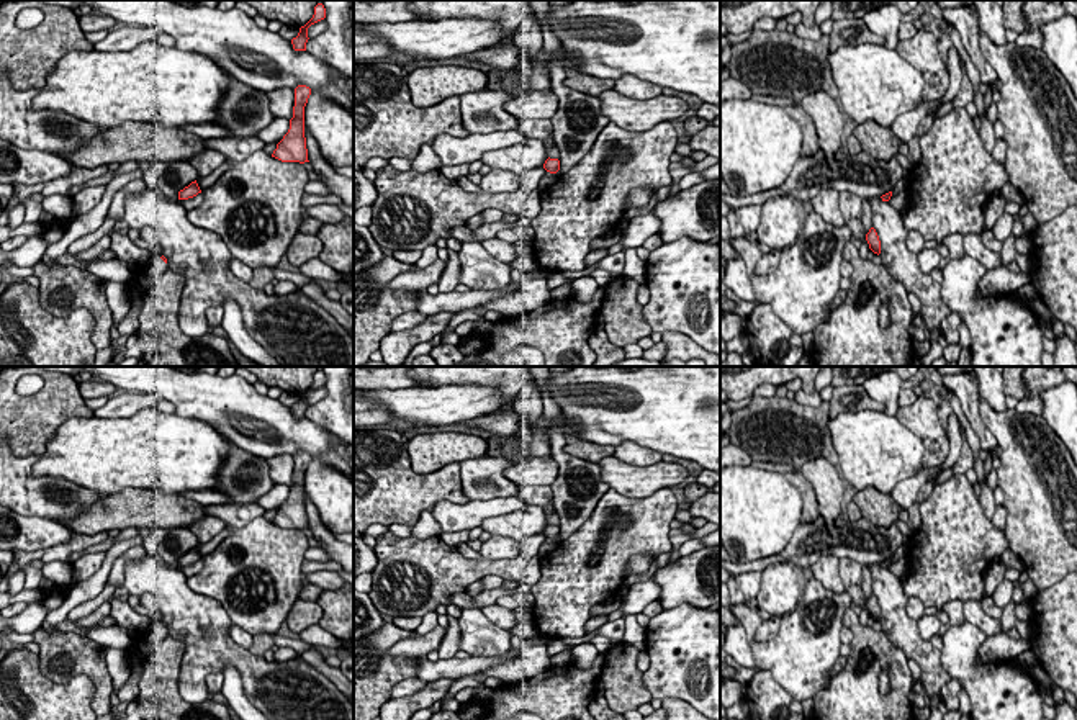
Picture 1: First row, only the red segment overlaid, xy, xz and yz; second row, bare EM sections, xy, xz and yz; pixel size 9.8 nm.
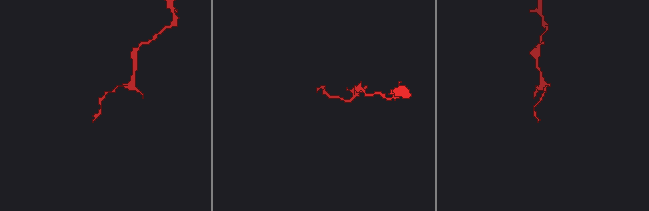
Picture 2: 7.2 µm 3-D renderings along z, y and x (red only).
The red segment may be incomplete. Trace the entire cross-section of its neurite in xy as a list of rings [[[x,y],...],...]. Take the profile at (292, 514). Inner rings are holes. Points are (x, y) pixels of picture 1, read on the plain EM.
[[[298,452],[295,455],[295,473],[293,484],[290,486],[290,496],[283,506],[277,511],[272,524],[282,529],[309,529],[306,504],[304,504],[304,473],[311,461],[311,455],[306,452]]]

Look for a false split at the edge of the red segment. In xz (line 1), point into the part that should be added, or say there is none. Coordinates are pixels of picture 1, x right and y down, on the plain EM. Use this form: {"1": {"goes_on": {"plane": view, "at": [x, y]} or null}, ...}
{"1": {"goes_on": null}}

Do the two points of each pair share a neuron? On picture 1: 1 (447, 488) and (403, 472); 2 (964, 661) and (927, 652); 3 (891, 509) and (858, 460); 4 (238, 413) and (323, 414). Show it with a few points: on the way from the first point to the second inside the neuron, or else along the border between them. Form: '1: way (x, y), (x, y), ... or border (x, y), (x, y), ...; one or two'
1: way (436, 488), (419, 488), (414, 483); one
2: border (941, 637), (941, 666), (951, 679); two
3: way (879, 498), (874, 493), (874, 476), (869, 472); one
4: border (306, 416), (336, 439); two

